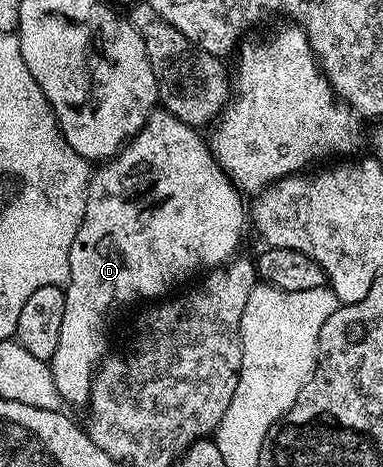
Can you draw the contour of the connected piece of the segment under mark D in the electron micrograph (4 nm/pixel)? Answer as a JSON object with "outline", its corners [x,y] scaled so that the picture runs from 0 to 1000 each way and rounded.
{"outline":[[[418,229],[397,240],[381,263],[355,283],[355,291],[326,308],[324,317],[298,336],[258,355],[261,362],[238,373],[230,383],[230,415],[225,418],[225,452],[214,478],[204,486],[204,503],[193,503],[193,520],[183,529],[183,597],[164,612],[172,640],[172,666],[162,675],[162,726],[151,726],[151,752],[141,752],[133,769],[141,820],[151,827],[159,861],[175,867],[227,869],[230,850],[240,844],[240,820],[261,775],[272,771],[282,747],[282,694],[292,687],[292,670],[345,653],[352,645],[384,647],[389,640],[418,640],[446,630],[460,602],[480,602],[488,593],[509,595],[535,580],[572,576],[593,559],[619,548],[627,505],[637,499],[637,430],[624,405],[606,394],[603,379],[587,370],[582,358],[559,340],[546,304],[520,293],[514,278],[499,268],[475,263],[436,233]]]}

